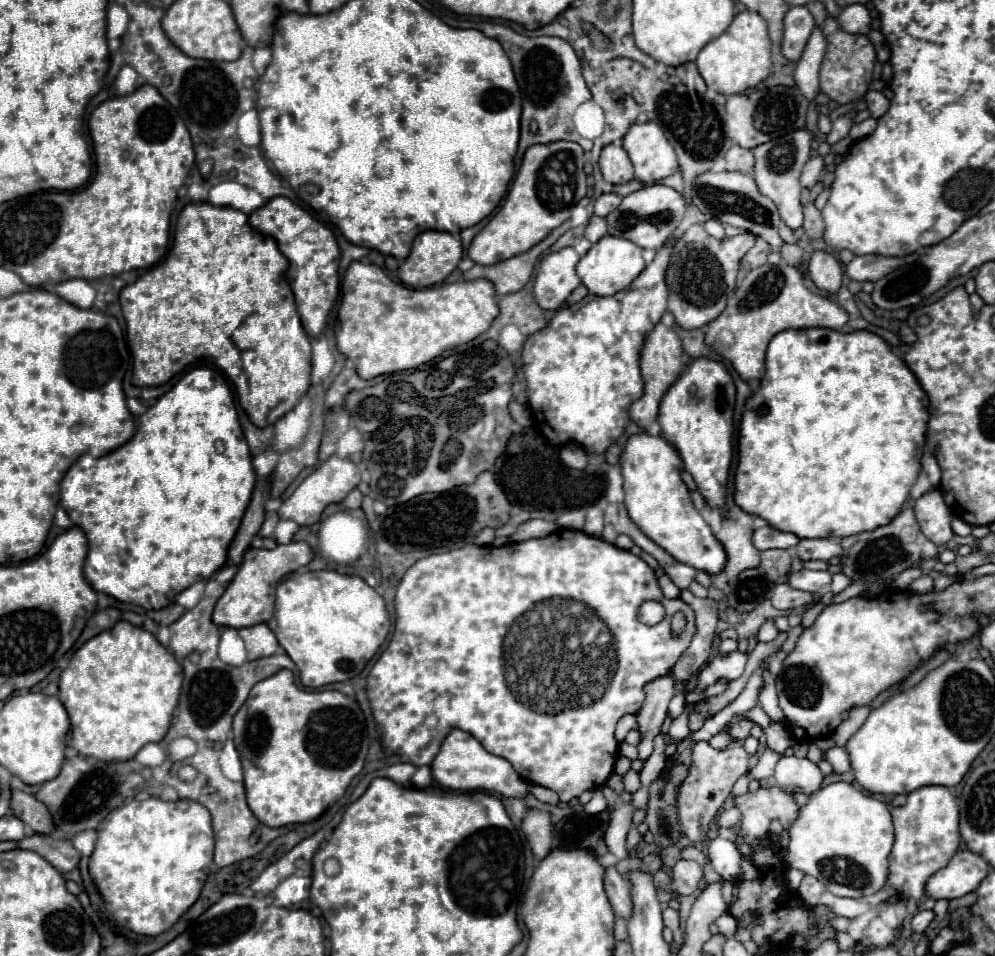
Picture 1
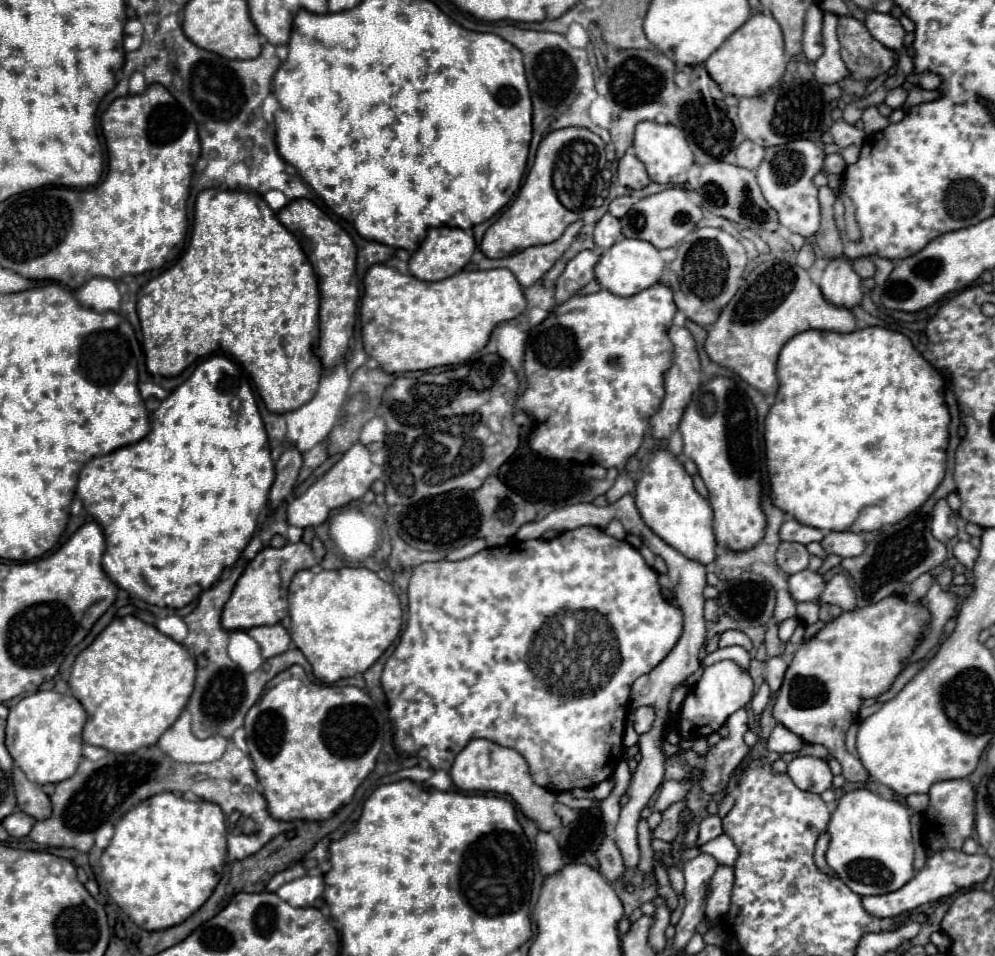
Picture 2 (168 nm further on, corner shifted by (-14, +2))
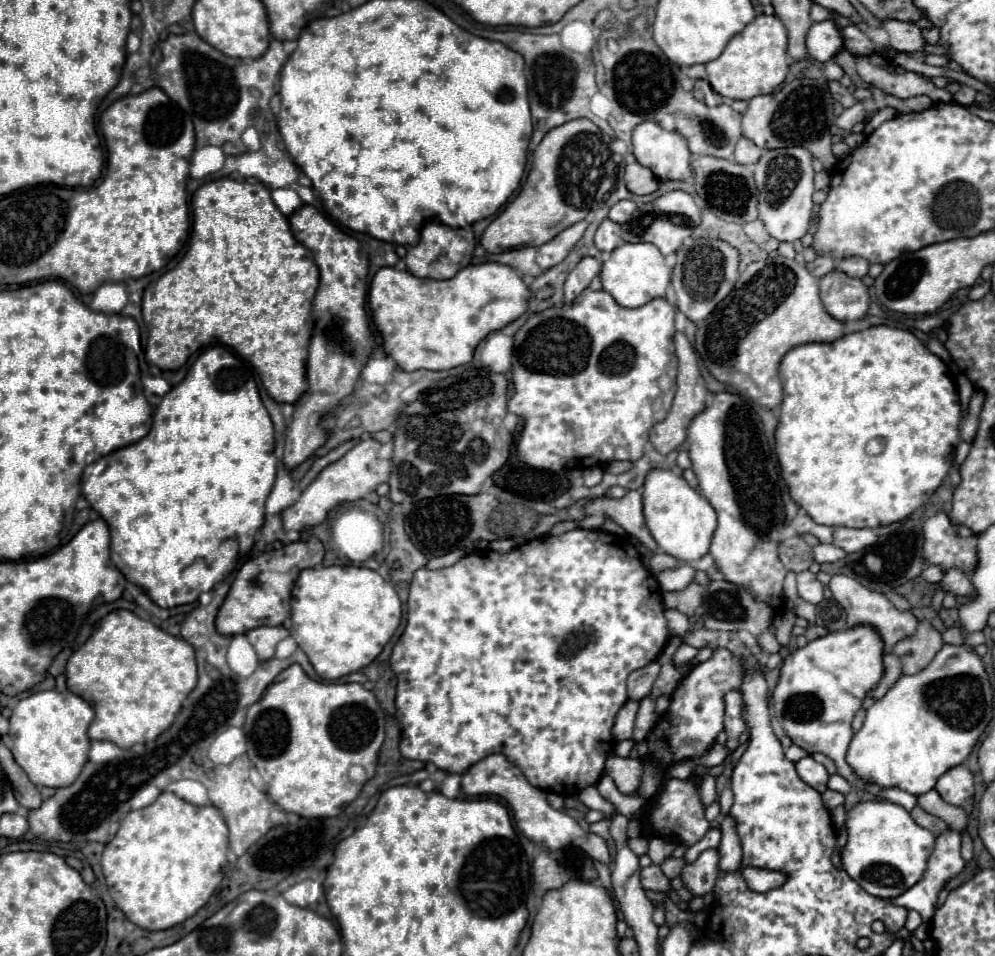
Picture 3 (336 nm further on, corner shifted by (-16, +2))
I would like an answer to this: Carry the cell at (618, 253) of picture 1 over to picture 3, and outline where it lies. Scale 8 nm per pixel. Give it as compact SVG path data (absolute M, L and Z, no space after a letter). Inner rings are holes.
M624 243L616 247L610 257L602 263L602 285L618 305L622 307L640 307L656 297L666 297L666 291L672 284L671 268L664 262L664 255L656 249L656 245L648 243Z

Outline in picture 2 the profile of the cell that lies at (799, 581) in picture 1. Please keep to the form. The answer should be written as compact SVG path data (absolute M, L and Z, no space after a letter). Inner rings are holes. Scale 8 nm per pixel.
M804 569L800 573L790 575L788 585L790 585L790 593L792 593L792 597L796 601L814 601L814 603L820 603L820 593L824 589L822 575L814 573L810 569Z

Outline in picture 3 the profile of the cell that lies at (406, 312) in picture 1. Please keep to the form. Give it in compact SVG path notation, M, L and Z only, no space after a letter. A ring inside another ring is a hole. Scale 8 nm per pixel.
M482 263L482 265L468 265L446 281L418 279L408 271L382 267L370 283L368 305L372 311L374 325L382 335L384 351L396 361L396 365L402 371L418 371L418 369L442 371L468 363L474 355L476 345L490 331L498 331L526 313L528 299L530 299L530 289L524 285L516 269L500 263Z

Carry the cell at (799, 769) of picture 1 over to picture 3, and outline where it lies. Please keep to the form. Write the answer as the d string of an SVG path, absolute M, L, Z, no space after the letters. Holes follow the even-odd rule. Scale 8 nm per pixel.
M810 755L800 759L796 763L796 771L804 783L814 787L818 793L824 793L828 789L828 771L822 763L814 761Z

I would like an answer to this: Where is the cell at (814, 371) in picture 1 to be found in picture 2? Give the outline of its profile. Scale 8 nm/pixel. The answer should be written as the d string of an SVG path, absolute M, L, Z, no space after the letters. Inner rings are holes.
M866 327L852 333L834 333L834 331L804 331L794 335L780 351L776 375L780 389L776 393L776 403L766 415L766 461L770 473L772 501L782 511L796 517L800 523L822 529L822 531L876 531L882 525L898 523L916 511L940 485L946 469L946 447L948 447L948 423L950 411L944 399L944 377L914 349L912 341L884 327Z

